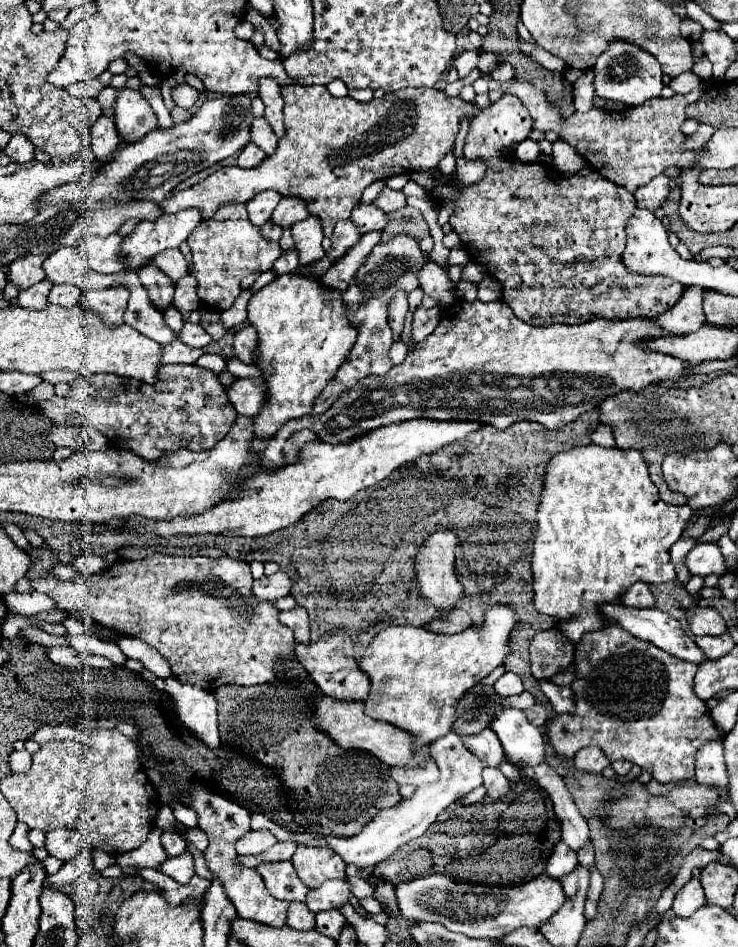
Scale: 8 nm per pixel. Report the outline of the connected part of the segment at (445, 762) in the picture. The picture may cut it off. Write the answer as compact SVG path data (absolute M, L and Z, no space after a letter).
M450 732L450 734L434 740L432 746L430 746L430 756L434 758L434 762L440 768L440 780L436 784L418 786L416 792L412 794L412 798L402 800L394 808L378 812L374 816L374 820L368 822L358 836L352 836L352 838L324 838L330 844L330 848L344 858L346 864L354 864L358 868L374 868L378 862L392 856L398 846L422 836L428 830L428 826L434 820L438 820L442 810L446 806L450 806L460 794L468 794L474 788L482 786L484 764L472 752L466 752L466 748L462 746L462 740L456 732Z

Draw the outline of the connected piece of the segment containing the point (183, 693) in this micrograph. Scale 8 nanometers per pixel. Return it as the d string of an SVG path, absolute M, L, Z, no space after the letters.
M174 676L166 678L164 692L172 702L172 712L178 724L210 750L216 750L220 746L220 740L214 694L198 686L182 684Z

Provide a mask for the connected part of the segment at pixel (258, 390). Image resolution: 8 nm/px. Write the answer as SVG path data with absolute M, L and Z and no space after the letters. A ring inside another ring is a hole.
M236 378L226 388L226 396L238 416L254 416L260 412L266 396L266 384L262 378Z

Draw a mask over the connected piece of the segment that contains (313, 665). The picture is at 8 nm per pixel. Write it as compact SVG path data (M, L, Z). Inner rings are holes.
M336 630L336 632L324 636L322 640L314 642L314 644L296 644L296 656L298 656L298 662L310 674L310 678L318 684L318 688L326 696L330 696L334 700L342 700L342 702L366 700L366 696L370 692L370 680L358 668L358 662L354 660L352 638L346 632Z

